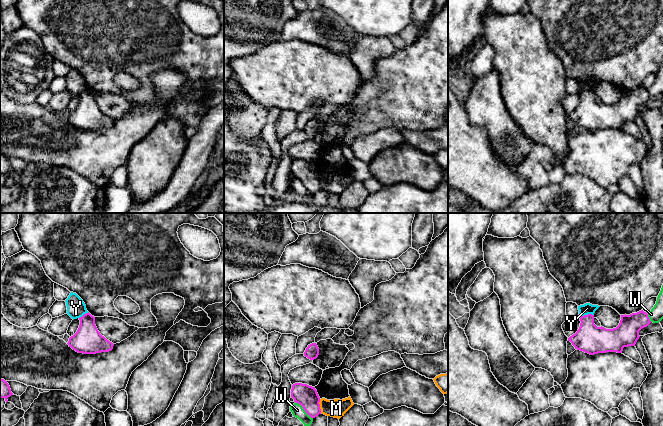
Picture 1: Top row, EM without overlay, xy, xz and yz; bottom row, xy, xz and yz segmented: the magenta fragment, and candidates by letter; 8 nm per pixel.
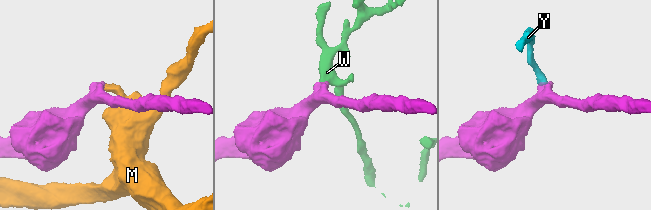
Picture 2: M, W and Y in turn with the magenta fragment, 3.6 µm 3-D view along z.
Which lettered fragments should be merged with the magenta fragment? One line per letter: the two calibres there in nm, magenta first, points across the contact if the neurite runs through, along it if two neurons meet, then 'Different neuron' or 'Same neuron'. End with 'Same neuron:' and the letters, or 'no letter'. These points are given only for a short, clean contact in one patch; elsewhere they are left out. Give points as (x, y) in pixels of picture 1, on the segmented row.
M: Thickness 170 nm (magenta) against 150 nm. Different neuron
W: Thickness 170 nm (magenta) against 100 nm. Boundary: xz (295, 401), (312, 418). Different neuron
Y: Thickness 240 nm (magenta) against 90 nm. Different neuron
Same neuron: no letter

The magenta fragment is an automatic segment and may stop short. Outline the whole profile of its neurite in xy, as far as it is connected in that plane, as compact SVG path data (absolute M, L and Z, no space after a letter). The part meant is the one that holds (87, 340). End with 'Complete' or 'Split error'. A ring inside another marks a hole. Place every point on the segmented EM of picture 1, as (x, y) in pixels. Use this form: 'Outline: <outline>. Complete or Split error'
Outline: M89 312L79 318L80 325L77 332L69 338L68 345L78 353L96 354L109 352L114 344L100 334L95 317Z. Complete

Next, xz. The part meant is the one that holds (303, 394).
Outline: M295 383L292 385L291 397L294 399L294 402L303 407L311 418L315 418L321 414L319 404L320 397L315 387L302 383Z. Complete

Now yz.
Outline: M643 310L630 315L621 315L619 325L613 329L597 327L594 315L580 316L580 327L568 338L575 349L590 355L606 352L622 353L624 347L635 346L639 331L651 321Z. Complete

